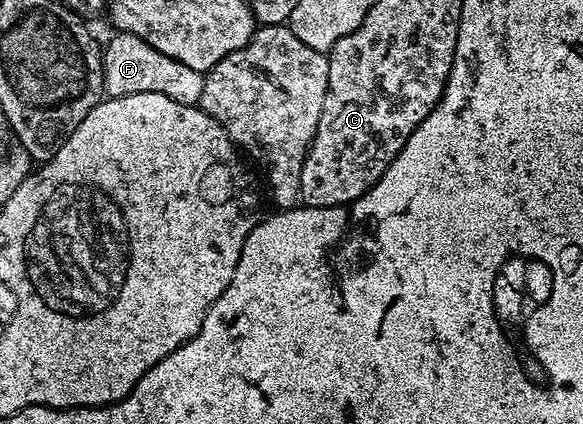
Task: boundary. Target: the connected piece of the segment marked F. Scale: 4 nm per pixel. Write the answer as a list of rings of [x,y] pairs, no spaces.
[[[118,32],[104,44],[102,54],[102,73],[104,74],[104,92],[107,97],[127,96],[128,94],[164,94],[181,104],[197,105],[206,81],[203,73],[184,66],[168,54],[160,54],[148,42],[136,38],[127,32]]]

